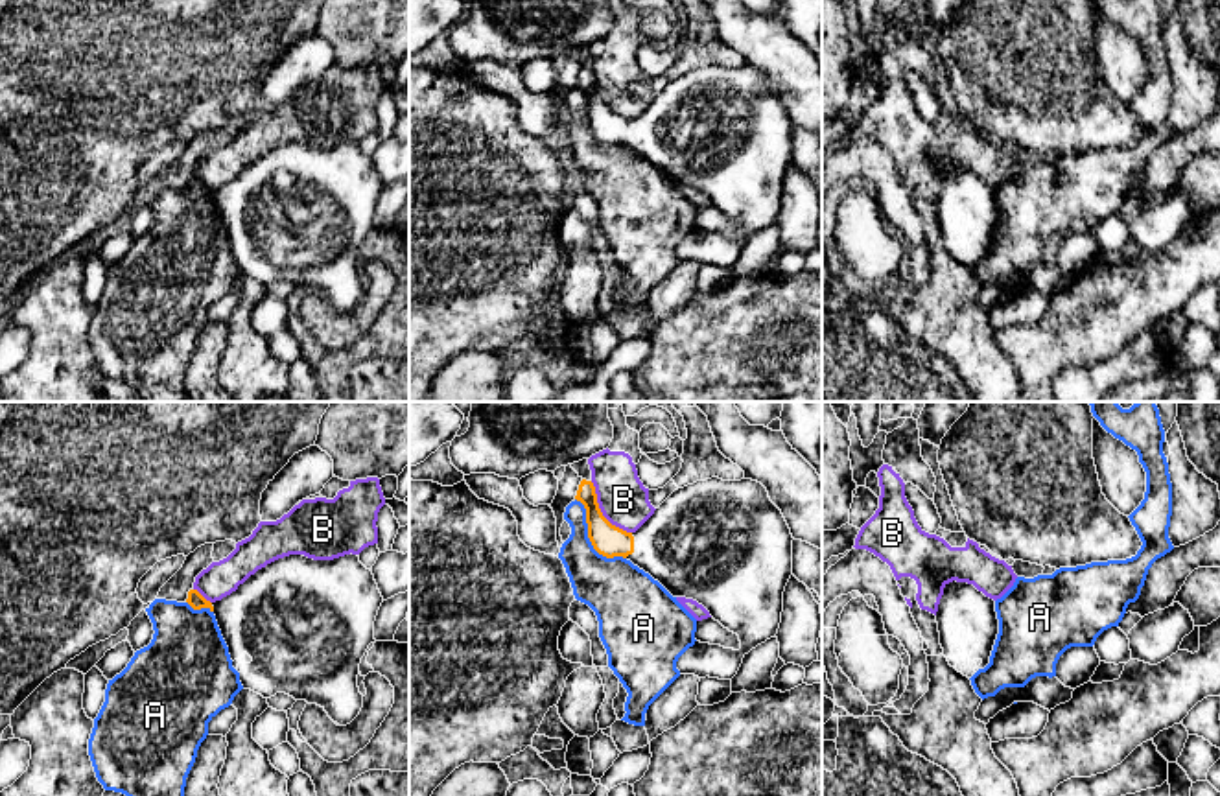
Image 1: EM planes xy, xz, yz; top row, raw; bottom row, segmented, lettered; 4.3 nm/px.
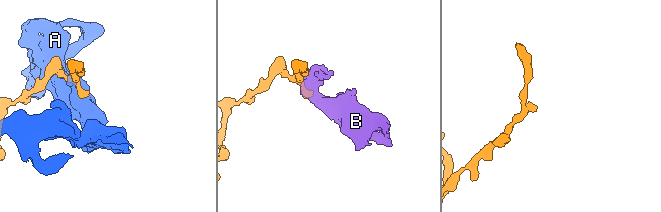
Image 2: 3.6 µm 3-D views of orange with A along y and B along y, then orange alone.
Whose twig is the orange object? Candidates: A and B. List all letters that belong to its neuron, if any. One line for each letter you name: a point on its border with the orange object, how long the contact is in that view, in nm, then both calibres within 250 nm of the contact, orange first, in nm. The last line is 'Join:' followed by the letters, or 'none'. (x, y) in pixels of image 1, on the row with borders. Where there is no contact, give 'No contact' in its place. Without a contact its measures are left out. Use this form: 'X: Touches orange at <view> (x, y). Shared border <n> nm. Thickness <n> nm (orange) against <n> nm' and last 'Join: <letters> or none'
Join: none

